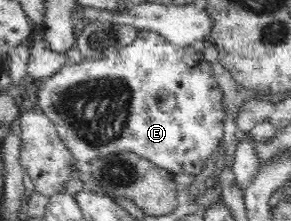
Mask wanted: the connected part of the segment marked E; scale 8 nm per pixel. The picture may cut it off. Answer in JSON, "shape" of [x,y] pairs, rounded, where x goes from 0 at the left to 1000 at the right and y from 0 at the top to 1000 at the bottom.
{"shape":[[[474,136],[471,167],[457,195],[436,199],[430,213],[409,217],[409,231],[385,235],[368,258],[347,267],[282,267],[278,285],[244,294],[227,285],[206,321],[189,339],[175,339],[168,357],[155,357],[148,376],[120,376],[113,403],[124,452],[127,502],[148,511],[175,557],[186,557],[196,615],[210,624],[210,643],[230,661],[234,683],[261,729],[282,751],[302,751],[320,719],[361,710],[385,697],[416,697],[454,688],[467,701],[491,706],[498,719],[529,738],[540,756],[557,756],[564,769],[591,787],[622,792],[691,783],[704,738],[718,710],[749,674],[759,638],[766,638],[773,493],[766,489],[766,434],[759,398],[739,367],[739,339],[725,312],[725,294],[704,262],[698,240],[684,240],[656,217],[656,204],[595,204],[581,195],[557,158],[529,140]]]}

